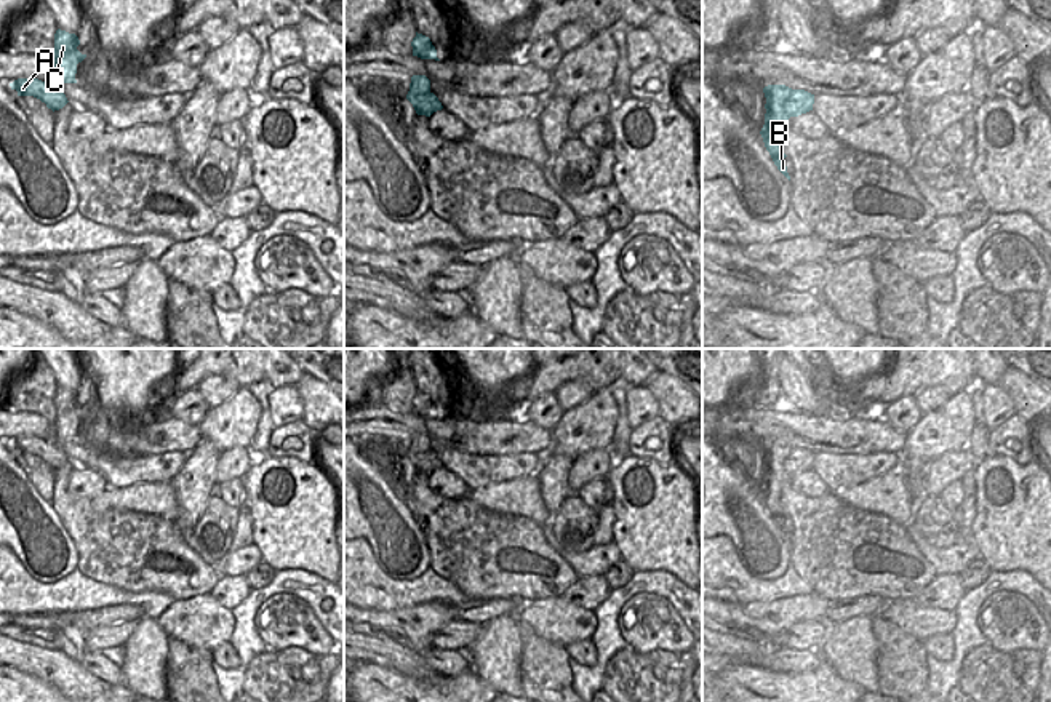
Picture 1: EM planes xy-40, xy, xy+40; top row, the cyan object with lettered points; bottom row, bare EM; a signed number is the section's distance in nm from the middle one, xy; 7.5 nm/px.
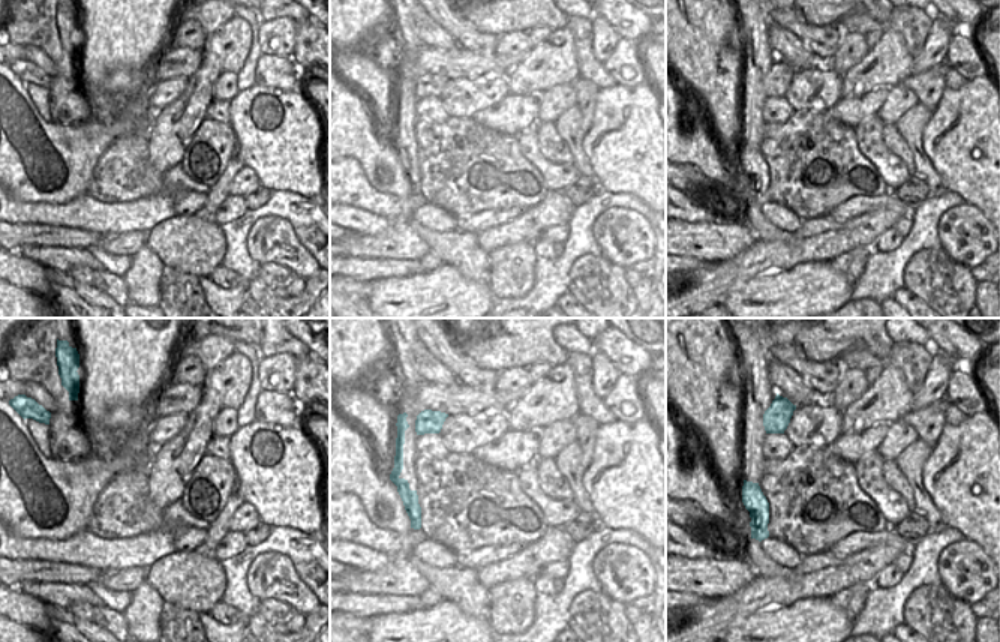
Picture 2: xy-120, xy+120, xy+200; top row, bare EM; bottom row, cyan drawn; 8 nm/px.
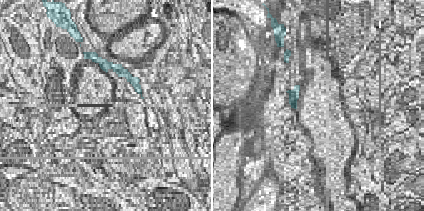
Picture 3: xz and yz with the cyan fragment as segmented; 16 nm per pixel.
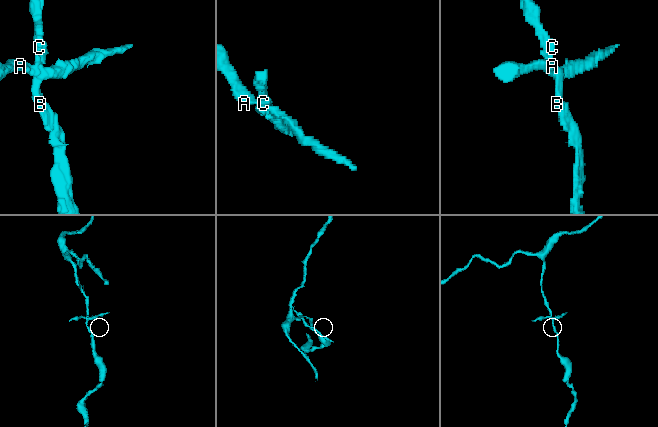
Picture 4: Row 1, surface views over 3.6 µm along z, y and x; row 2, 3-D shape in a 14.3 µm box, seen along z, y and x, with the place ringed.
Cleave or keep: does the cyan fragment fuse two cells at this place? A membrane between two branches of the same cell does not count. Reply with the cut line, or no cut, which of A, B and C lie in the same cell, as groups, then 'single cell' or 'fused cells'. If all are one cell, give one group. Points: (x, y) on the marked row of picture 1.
cut in xy+40 along (795, 90), (784, 103), (784, 114), (787, 117); A / B C; fused cells

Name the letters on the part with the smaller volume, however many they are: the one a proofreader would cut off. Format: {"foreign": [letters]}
{"foreign": ["A"]}

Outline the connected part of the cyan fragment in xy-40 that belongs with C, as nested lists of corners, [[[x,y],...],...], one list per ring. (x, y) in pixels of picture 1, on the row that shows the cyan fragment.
[[[58,29],[54,34],[54,86],[61,90],[66,83],[77,83],[77,64],[86,54],[82,54],[77,46],[80,40],[75,34]]]

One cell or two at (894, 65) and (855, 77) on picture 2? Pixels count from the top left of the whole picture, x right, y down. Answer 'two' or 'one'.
one

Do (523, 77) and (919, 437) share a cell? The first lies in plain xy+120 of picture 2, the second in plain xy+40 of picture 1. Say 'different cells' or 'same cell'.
same cell

